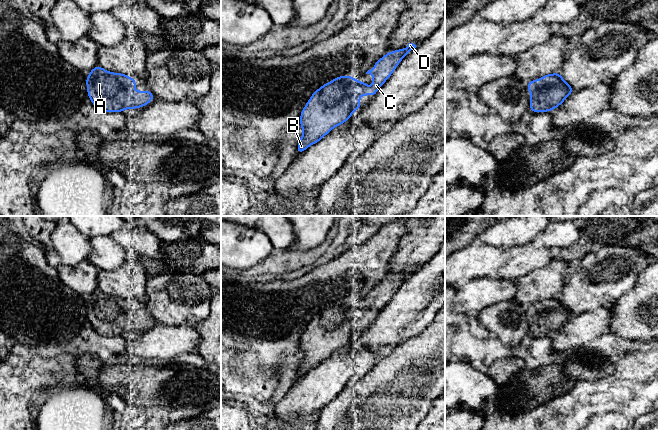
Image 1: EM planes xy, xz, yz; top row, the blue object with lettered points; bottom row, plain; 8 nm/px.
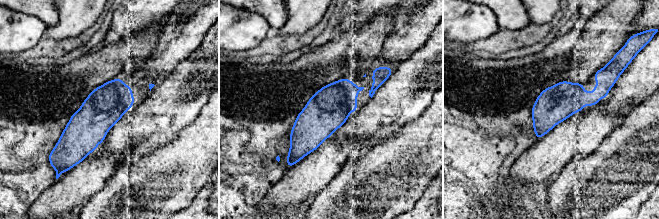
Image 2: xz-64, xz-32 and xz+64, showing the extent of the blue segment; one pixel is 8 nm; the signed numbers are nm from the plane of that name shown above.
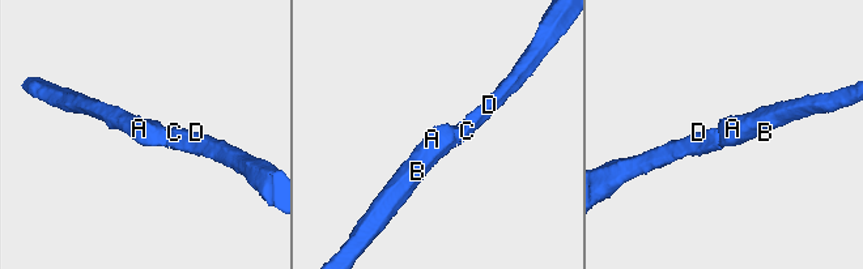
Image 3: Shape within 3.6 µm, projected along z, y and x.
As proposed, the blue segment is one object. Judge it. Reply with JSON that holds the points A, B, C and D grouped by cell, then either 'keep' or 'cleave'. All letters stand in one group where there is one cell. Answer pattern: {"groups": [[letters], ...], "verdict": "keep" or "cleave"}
{"groups": [["A", "B", "C", "D"]], "verdict": "keep"}

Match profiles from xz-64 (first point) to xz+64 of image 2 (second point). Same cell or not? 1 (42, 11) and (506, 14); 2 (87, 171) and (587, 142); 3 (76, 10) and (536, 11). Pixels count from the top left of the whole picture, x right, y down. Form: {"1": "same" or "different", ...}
{"1": "same", "2": "same", "3": "same"}

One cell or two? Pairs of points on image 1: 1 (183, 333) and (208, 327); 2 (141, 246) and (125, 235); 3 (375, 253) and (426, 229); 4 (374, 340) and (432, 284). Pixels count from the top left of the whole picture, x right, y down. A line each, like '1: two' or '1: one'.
1: two
2: one
3: two
4: one

